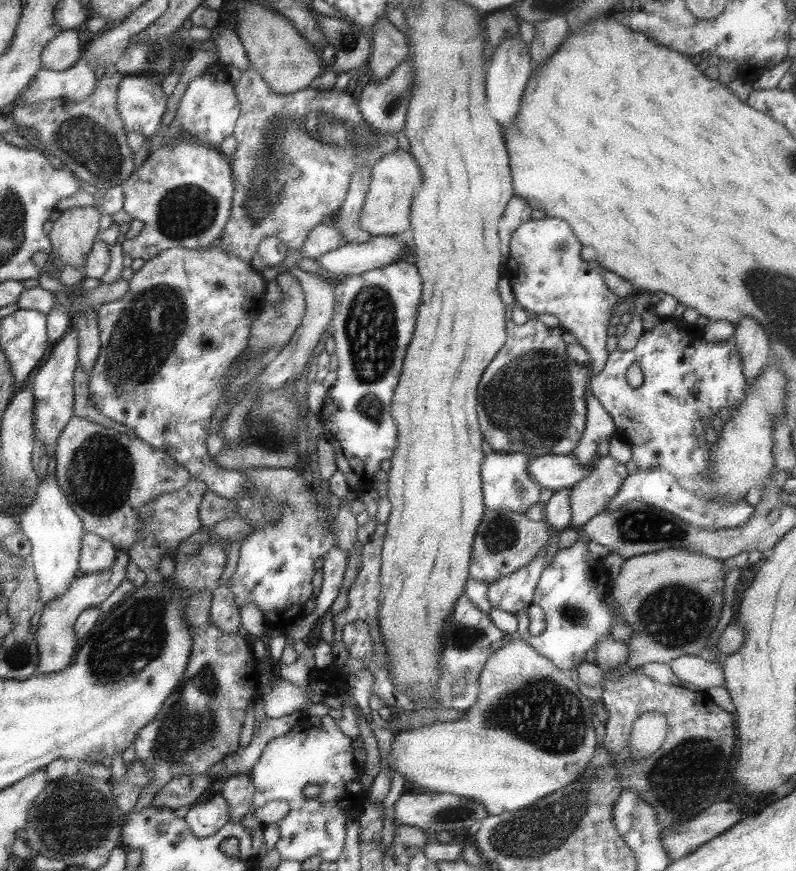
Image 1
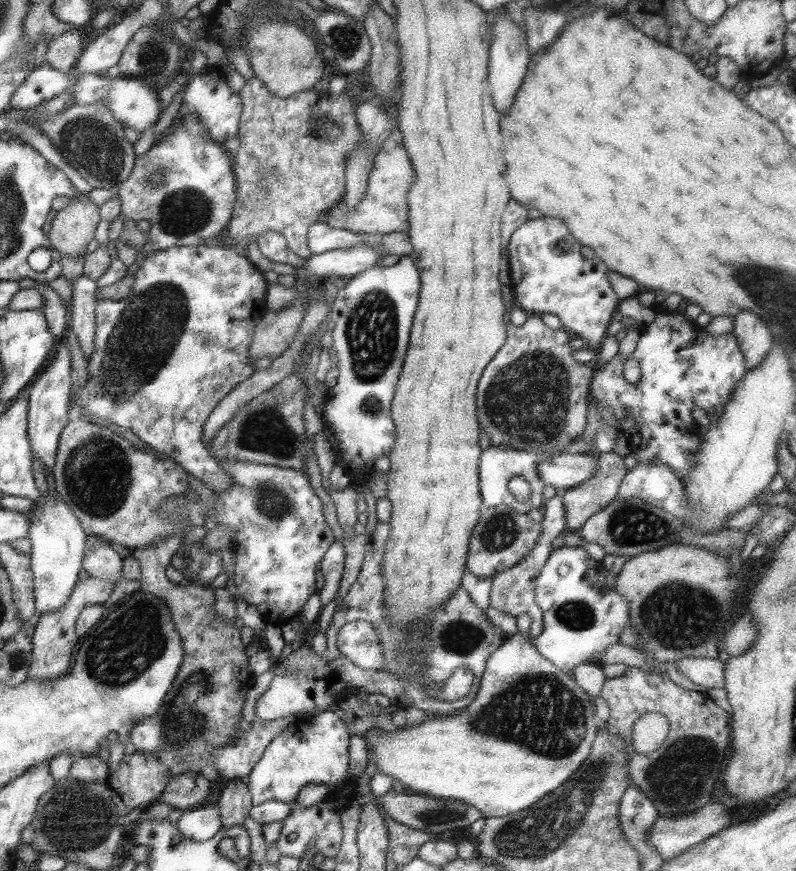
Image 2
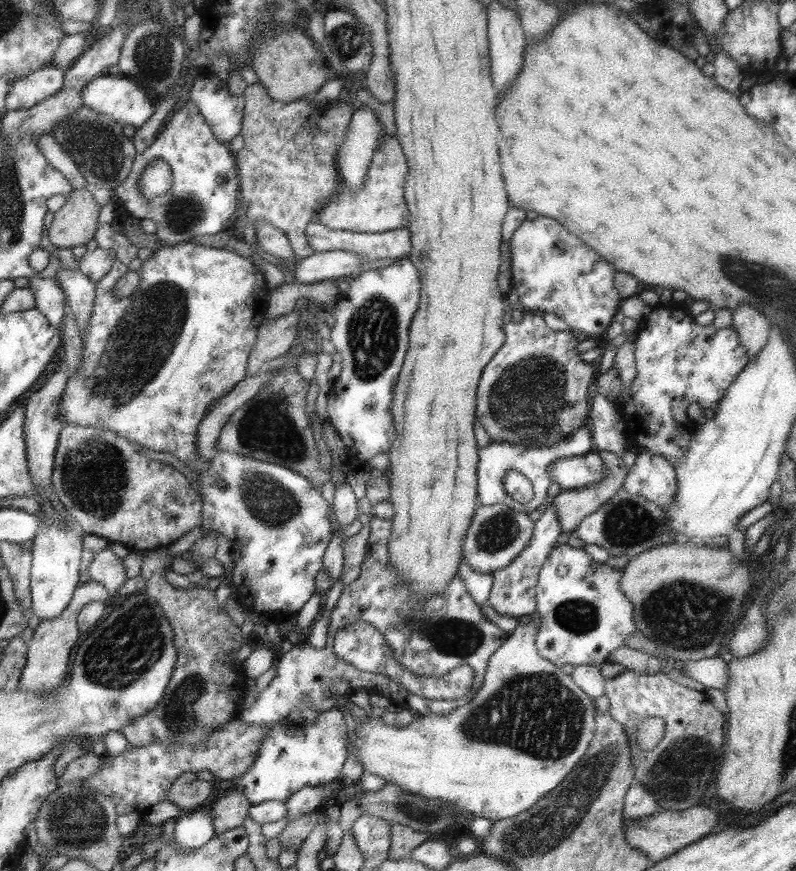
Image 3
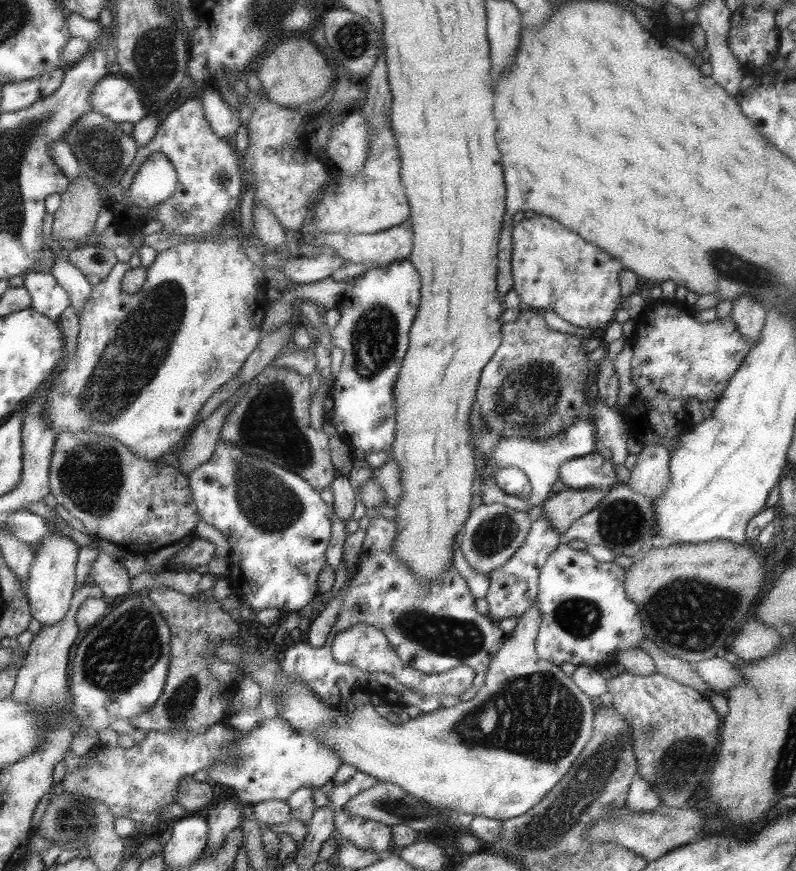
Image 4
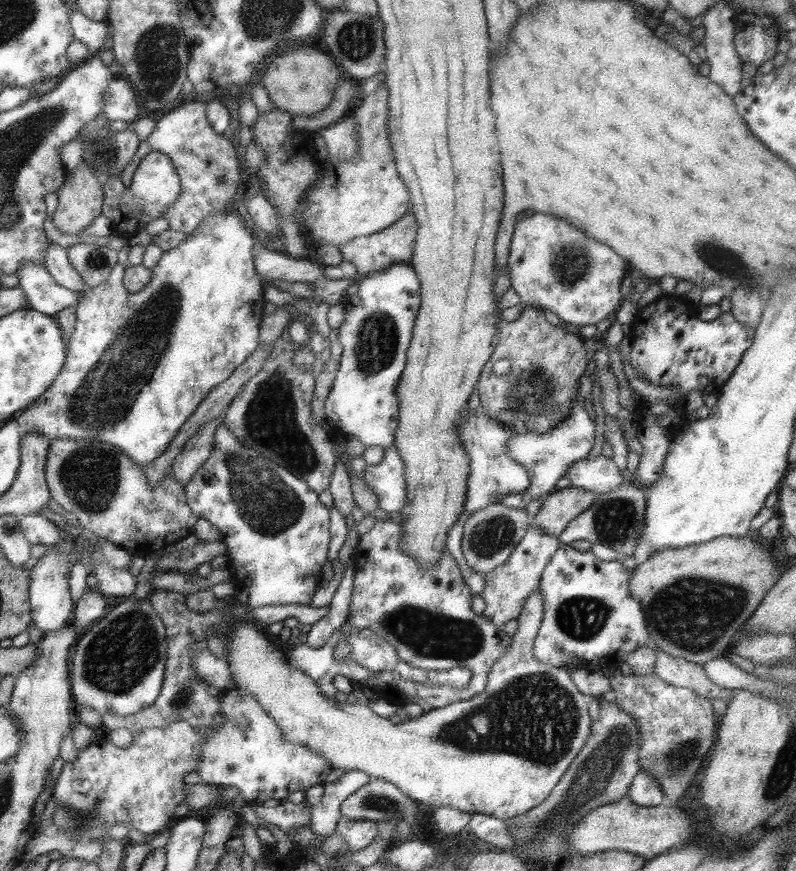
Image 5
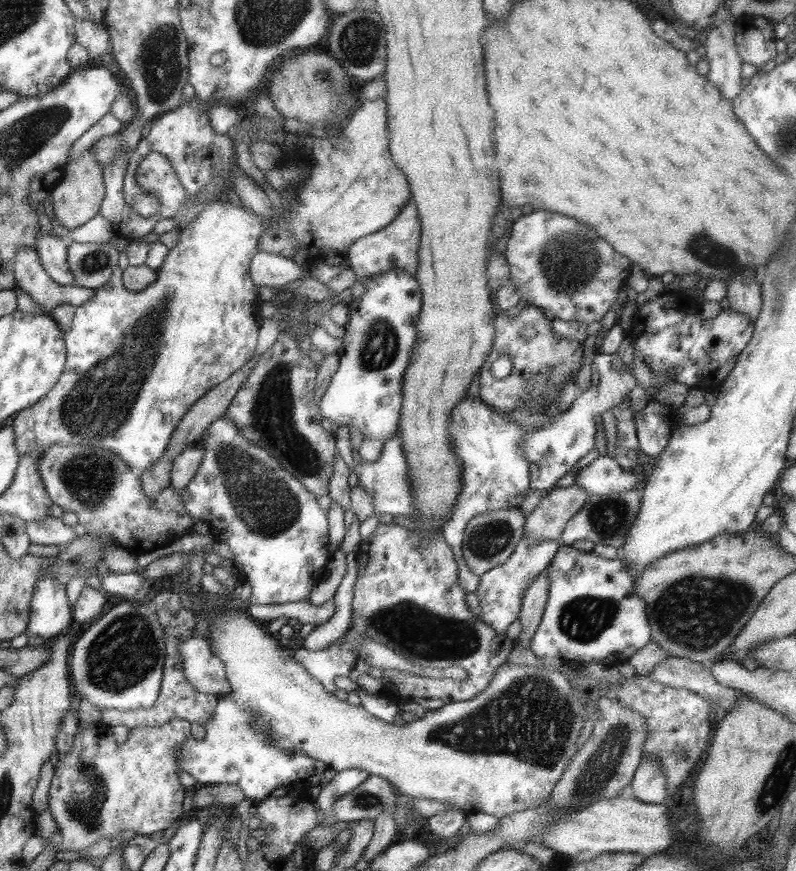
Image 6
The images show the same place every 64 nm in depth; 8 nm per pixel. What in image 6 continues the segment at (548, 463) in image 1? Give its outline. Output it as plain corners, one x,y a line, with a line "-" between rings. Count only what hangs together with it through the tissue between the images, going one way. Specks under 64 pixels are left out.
599,456
575,472
575,486
591,496
609,496
613,492
639,490
643,478
637,470
625,472
615,458

